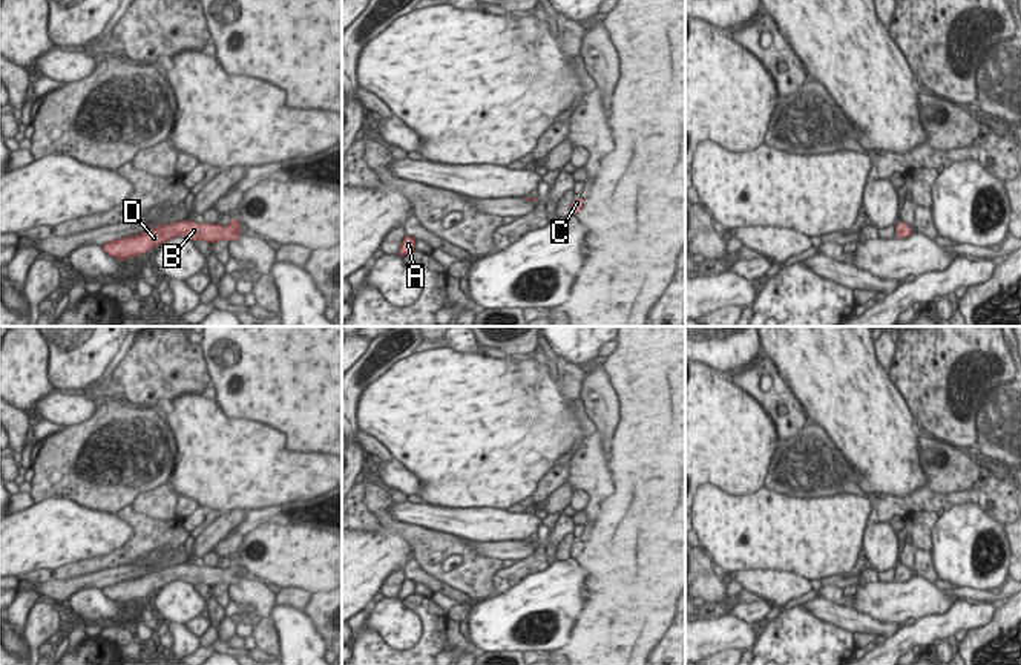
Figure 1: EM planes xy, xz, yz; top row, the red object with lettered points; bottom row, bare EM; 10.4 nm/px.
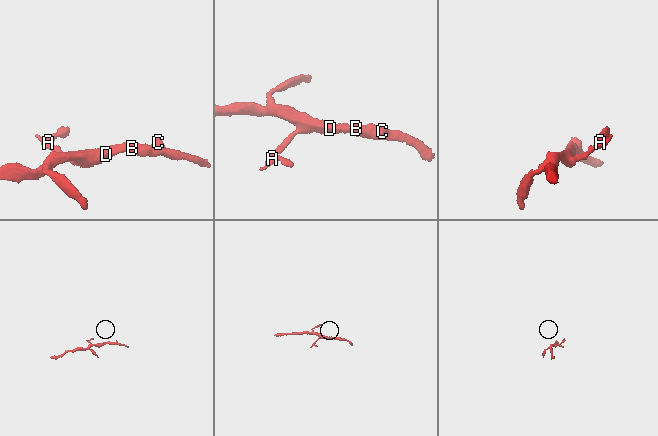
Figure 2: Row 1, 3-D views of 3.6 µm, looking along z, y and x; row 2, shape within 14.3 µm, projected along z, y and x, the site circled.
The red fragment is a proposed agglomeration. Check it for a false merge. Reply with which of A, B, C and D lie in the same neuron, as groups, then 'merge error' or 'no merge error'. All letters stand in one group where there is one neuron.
A B C D; no merge error

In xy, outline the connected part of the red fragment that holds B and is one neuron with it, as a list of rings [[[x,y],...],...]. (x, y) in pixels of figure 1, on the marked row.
[[[231,218],[231,222],[227,227],[221,227],[218,224],[210,225],[205,222],[198,225],[195,221],[181,221],[178,224],[152,227],[140,234],[107,242],[101,248],[109,256],[123,260],[133,256],[146,254],[150,248],[178,236],[185,236],[192,242],[201,239],[204,242],[215,244],[221,239],[231,242],[242,234],[241,224],[235,218]]]

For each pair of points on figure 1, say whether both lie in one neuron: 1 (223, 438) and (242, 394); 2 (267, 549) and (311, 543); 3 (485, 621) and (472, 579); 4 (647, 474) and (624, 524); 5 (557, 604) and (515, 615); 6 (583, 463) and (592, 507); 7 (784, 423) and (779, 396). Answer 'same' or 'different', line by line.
1: different
2: same
3: different
4: same
5: same
6: same
7: same

